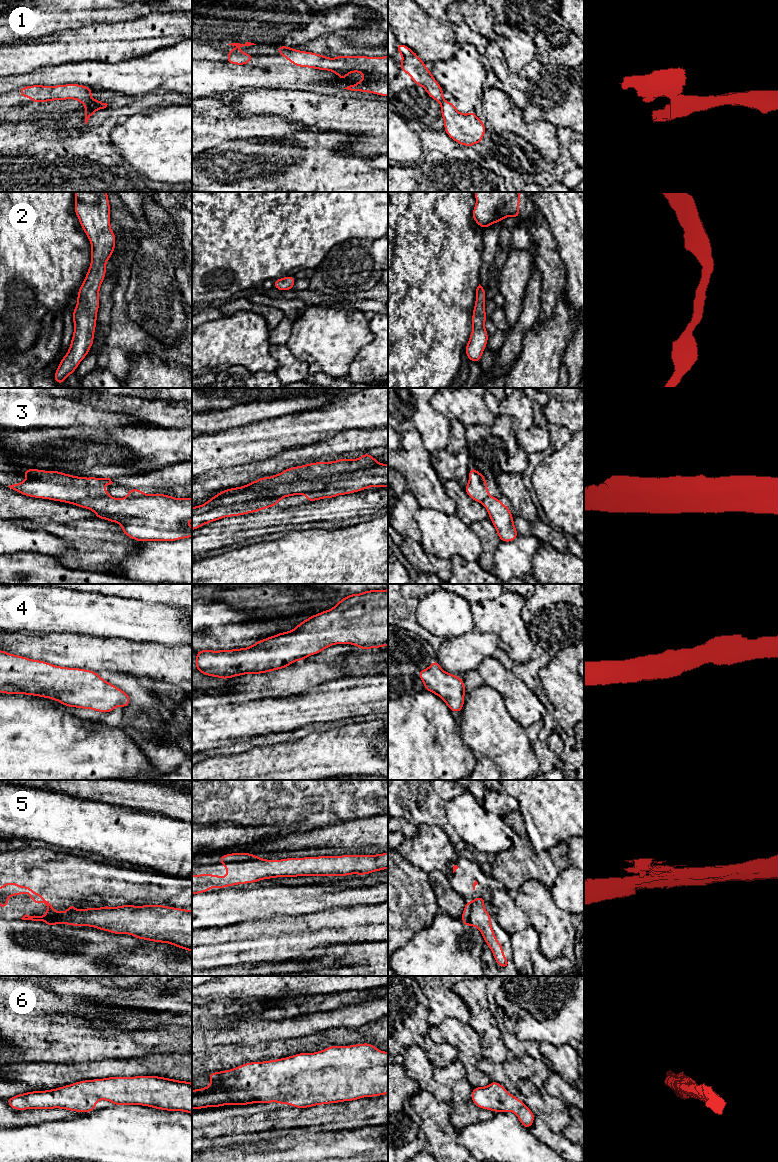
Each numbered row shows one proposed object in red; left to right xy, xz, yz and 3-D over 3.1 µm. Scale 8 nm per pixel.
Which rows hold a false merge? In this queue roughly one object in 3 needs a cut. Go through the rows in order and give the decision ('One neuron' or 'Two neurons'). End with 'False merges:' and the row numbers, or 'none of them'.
1: Two neurons
2: One neuron
3: Two neurons
4: One neuron
5: Two neurons
6: One neuron
False merges: 1, 3, 5

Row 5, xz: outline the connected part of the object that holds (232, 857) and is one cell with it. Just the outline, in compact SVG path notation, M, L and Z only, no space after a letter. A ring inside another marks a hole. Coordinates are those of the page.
M230 853L228 855L219 856L218 863L228 863L228 862L246 862L246 861L263 861L264 858L260 858L251 853Z

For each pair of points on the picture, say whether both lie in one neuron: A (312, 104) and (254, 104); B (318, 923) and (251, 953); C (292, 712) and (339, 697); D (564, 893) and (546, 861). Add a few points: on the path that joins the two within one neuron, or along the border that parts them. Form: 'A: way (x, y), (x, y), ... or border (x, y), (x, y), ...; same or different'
A: way (298, 104), (268, 104); same
B: way (301, 927), (292, 936), (268, 939); same
C: way (304, 709), (327, 703); same
D: border (570, 865), (552, 882), (550, 888); different

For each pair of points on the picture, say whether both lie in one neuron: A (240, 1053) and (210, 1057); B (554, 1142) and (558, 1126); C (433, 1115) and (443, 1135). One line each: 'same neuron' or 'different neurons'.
A: same neuron
B: different neurons
C: same neuron

